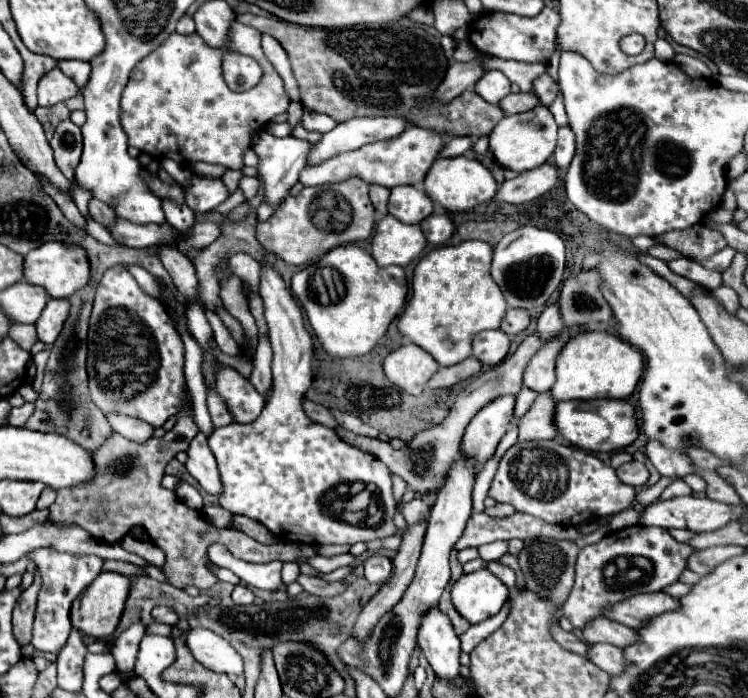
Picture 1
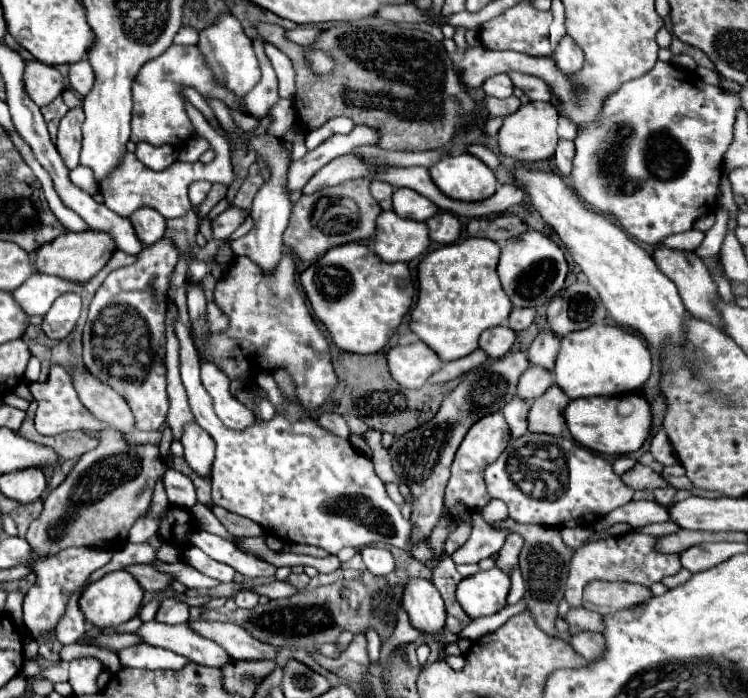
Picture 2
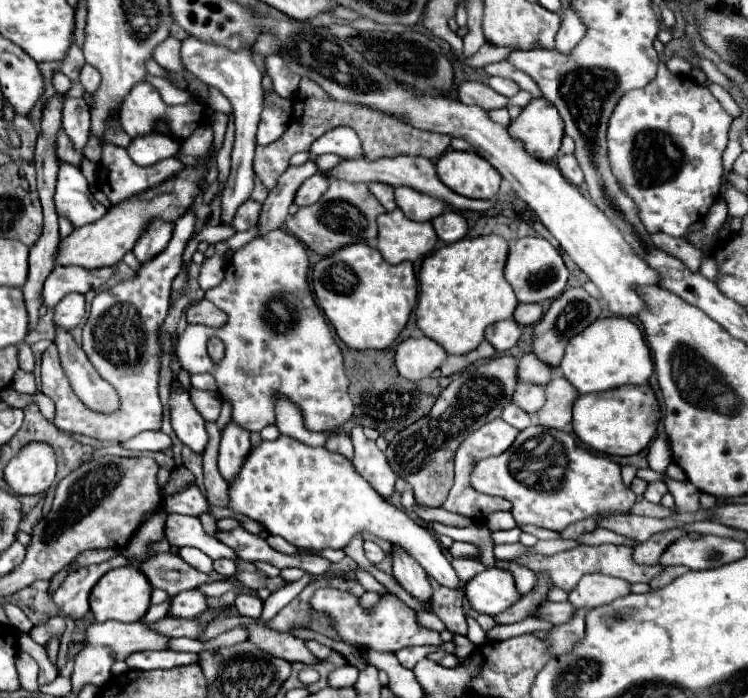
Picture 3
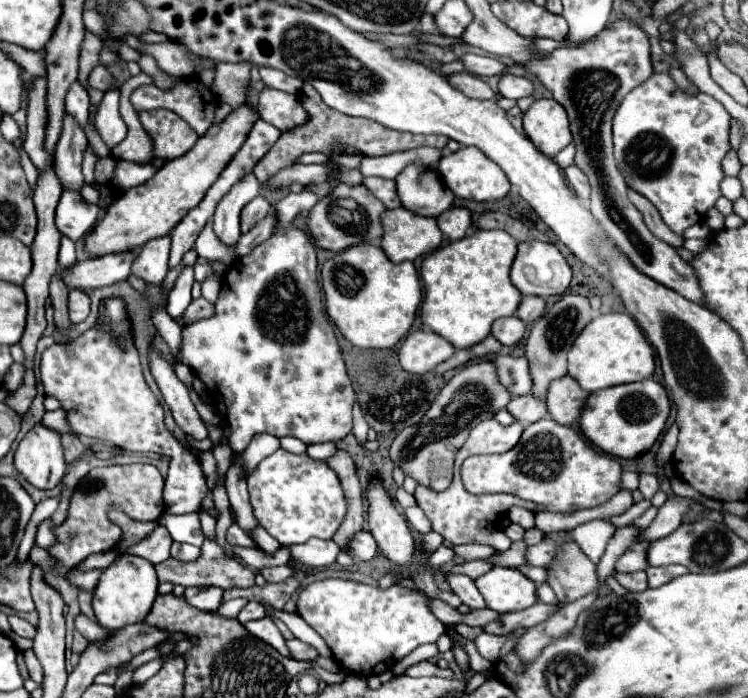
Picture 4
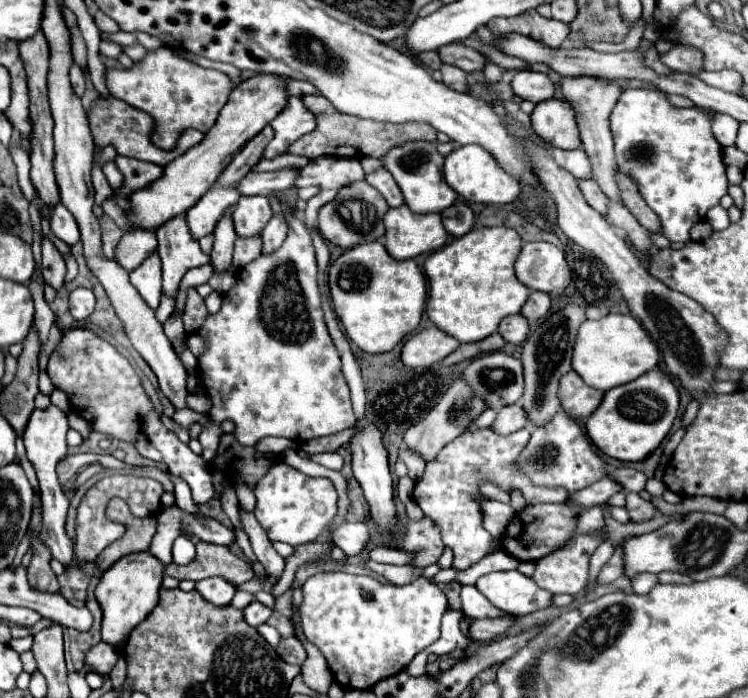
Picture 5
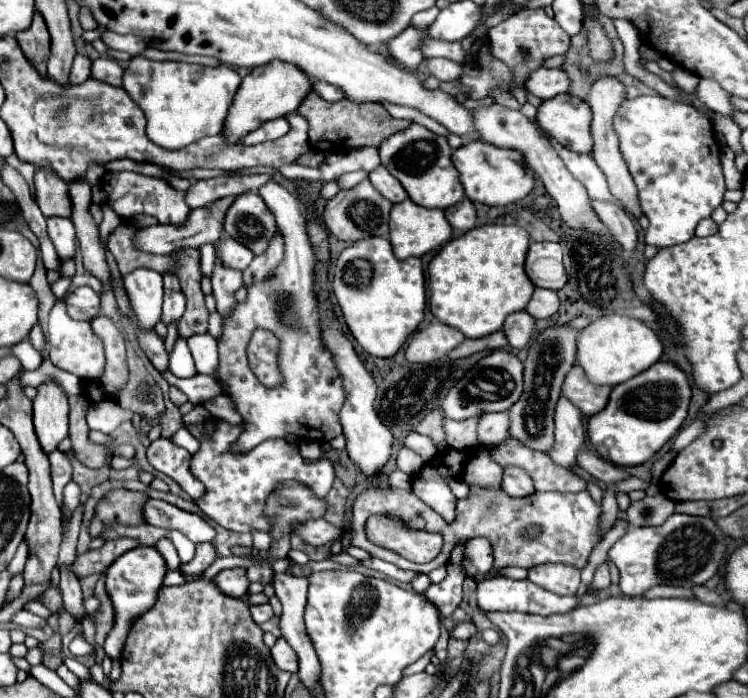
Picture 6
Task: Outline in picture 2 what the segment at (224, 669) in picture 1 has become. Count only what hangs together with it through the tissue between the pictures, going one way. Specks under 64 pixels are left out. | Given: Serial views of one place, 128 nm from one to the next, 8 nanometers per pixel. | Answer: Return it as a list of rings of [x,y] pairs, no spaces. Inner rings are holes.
[[[152,620],[152,622],[144,622],[134,634],[144,644],[168,648],[176,654],[190,658],[196,664],[218,668],[220,664],[224,664],[230,658],[222,646],[198,636],[188,624],[168,626],[168,624],[160,624],[160,622]]]

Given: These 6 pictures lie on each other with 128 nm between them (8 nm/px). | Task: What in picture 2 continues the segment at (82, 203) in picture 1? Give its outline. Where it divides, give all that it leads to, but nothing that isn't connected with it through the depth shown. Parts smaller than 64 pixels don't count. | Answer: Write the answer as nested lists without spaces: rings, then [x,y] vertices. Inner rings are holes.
[[[82,164],[76,166],[76,168],[70,172],[70,178],[72,178],[74,184],[78,184],[78,186],[80,186],[82,190],[86,190],[88,194],[96,194],[96,192],[98,192],[98,184],[96,184],[96,178],[92,176],[92,170],[82,168]]]

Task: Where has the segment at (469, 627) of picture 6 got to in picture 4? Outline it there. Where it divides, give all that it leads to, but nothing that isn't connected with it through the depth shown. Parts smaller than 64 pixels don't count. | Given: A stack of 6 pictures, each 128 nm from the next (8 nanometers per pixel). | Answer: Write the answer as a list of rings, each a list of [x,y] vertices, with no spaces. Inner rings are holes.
[[[536,602],[534,606],[530,606],[526,610],[500,614],[500,618],[496,622],[482,626],[482,630],[488,634],[494,634],[494,636],[502,636],[502,634],[508,634],[510,630],[516,630],[516,628],[532,628],[532,626],[540,624],[542,620],[546,620],[548,616],[552,616],[554,612],[556,612],[556,606]]]

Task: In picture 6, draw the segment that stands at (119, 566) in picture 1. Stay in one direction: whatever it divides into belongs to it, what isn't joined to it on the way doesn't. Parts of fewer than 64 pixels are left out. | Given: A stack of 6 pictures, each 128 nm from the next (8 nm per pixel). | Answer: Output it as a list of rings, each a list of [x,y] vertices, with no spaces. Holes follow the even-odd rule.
[[[204,542],[204,544],[200,544],[200,550],[196,550],[196,556],[194,556],[188,564],[180,566],[180,570],[186,572],[186,574],[192,574],[192,576],[198,576],[198,574],[202,574],[214,560],[216,560],[214,546],[212,546],[210,542]]]

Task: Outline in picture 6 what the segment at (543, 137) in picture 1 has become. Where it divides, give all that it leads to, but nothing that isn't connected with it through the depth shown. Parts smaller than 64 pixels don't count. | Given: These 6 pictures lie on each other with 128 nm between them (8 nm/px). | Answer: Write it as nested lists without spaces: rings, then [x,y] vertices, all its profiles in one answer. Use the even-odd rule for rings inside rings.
[[[560,94],[544,100],[538,106],[536,120],[546,136],[556,138],[568,150],[578,154],[592,152],[592,110],[582,98],[572,94]]]

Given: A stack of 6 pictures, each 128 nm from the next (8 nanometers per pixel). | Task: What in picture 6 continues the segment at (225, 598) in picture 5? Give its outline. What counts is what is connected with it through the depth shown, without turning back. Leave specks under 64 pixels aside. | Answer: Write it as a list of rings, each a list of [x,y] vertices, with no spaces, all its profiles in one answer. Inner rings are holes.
[[[232,568],[232,570],[218,572],[216,584],[232,598],[246,598],[250,580],[246,576],[246,568]]]

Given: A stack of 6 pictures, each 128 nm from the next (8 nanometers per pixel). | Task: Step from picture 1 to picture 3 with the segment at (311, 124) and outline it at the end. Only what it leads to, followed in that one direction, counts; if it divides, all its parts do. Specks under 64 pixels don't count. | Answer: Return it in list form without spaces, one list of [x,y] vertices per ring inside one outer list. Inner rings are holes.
[[[334,128],[320,136],[310,150],[312,156],[318,154],[336,154],[340,158],[360,158],[362,156],[362,146],[352,128]]]

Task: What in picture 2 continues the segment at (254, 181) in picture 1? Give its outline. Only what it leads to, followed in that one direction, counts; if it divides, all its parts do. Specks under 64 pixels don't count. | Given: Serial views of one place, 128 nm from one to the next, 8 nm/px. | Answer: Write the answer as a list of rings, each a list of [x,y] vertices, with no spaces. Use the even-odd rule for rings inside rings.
[[[190,104],[190,108],[186,108],[194,128],[198,134],[202,134],[204,138],[208,138],[212,150],[216,152],[216,158],[210,164],[188,164],[188,162],[174,162],[172,166],[168,166],[166,170],[154,172],[150,168],[146,168],[142,162],[138,162],[138,158],[132,152],[124,154],[124,160],[120,160],[120,166],[116,166],[116,172],[112,172],[112,176],[106,176],[100,182],[100,192],[104,196],[104,204],[116,212],[118,216],[128,218],[132,212],[136,212],[136,208],[154,208],[158,210],[164,218],[178,218],[188,214],[188,186],[196,180],[208,180],[208,182],[222,182],[222,184],[232,184],[234,180],[234,170],[230,164],[230,142],[218,134],[202,116],[202,112],[198,108],[194,108]]]

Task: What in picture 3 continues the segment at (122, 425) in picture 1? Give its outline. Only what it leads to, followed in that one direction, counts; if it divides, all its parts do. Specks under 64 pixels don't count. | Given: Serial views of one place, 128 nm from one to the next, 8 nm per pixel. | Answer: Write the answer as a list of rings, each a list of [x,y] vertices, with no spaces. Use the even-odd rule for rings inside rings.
[[[56,328],[54,344],[58,346],[64,374],[68,376],[76,396],[96,412],[114,412],[118,408],[116,390],[98,376],[84,350],[72,340],[70,332],[64,328]]]

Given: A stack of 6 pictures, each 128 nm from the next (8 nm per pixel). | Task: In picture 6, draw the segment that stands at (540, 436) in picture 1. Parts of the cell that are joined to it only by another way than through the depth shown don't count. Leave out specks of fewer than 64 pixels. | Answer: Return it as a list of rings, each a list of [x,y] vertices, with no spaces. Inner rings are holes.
[[[578,364],[572,366],[562,386],[562,394],[586,416],[598,414],[606,406],[610,390],[612,386],[594,386]]]

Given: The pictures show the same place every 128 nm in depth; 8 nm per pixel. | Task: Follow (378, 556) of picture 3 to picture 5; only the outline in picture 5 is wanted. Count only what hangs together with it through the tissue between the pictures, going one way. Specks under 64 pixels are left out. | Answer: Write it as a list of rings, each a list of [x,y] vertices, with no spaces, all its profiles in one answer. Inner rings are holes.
[[[346,522],[346,524],[340,524],[332,532],[334,546],[342,548],[346,556],[360,554],[366,548],[368,538],[370,538],[370,532],[368,532],[368,526],[364,522],[356,522],[356,524]]]

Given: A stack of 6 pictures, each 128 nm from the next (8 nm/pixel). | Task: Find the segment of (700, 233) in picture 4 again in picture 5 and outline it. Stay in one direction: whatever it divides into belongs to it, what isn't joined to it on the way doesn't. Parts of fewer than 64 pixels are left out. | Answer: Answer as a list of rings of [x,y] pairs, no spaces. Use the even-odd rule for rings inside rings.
[[[702,220],[700,224],[696,224],[694,228],[692,228],[692,240],[704,240],[704,238],[708,238],[712,234],[712,226],[706,222],[706,220]]]

